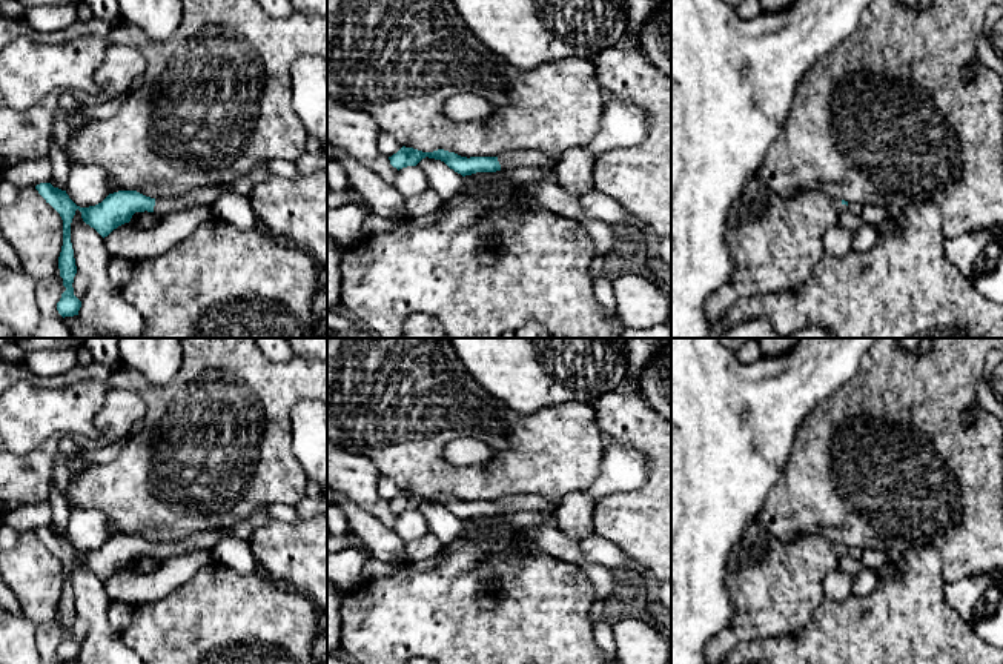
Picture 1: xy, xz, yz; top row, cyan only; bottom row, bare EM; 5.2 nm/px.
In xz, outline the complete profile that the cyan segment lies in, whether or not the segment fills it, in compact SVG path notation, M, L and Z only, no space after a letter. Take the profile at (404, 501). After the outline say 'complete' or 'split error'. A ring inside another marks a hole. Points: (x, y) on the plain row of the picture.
M402 490L396 498L389 501L390 509L398 515L407 510L416 510L422 503L435 503L444 506L450 513L462 521L476 516L496 516L501 513L515 512L545 512L556 513L561 500L551 501L535 495L505 496L498 501L461 501L455 496L438 493L433 496L422 496L413 492Z | split error

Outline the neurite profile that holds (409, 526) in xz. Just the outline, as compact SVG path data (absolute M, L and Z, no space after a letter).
M418 509L407 510L398 515L392 530L407 544L427 535L429 524Z

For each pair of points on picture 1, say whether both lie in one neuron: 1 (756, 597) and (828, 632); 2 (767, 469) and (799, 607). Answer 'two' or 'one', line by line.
1: two
2: two

